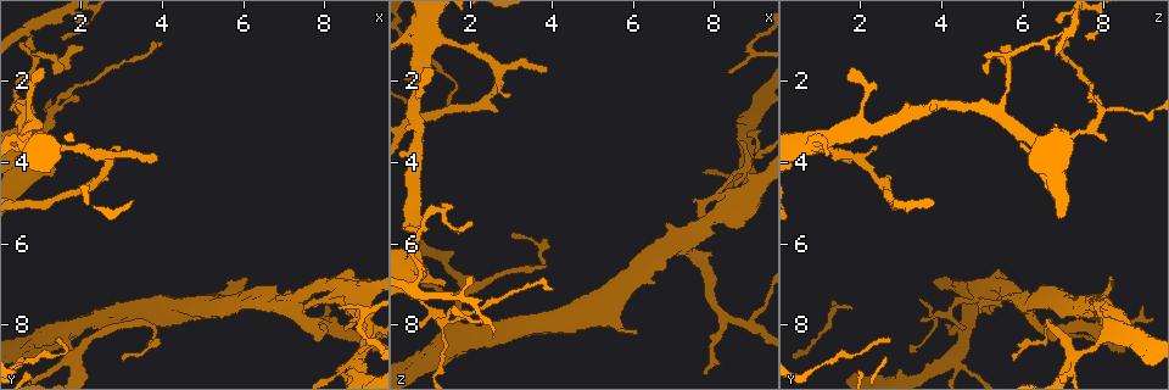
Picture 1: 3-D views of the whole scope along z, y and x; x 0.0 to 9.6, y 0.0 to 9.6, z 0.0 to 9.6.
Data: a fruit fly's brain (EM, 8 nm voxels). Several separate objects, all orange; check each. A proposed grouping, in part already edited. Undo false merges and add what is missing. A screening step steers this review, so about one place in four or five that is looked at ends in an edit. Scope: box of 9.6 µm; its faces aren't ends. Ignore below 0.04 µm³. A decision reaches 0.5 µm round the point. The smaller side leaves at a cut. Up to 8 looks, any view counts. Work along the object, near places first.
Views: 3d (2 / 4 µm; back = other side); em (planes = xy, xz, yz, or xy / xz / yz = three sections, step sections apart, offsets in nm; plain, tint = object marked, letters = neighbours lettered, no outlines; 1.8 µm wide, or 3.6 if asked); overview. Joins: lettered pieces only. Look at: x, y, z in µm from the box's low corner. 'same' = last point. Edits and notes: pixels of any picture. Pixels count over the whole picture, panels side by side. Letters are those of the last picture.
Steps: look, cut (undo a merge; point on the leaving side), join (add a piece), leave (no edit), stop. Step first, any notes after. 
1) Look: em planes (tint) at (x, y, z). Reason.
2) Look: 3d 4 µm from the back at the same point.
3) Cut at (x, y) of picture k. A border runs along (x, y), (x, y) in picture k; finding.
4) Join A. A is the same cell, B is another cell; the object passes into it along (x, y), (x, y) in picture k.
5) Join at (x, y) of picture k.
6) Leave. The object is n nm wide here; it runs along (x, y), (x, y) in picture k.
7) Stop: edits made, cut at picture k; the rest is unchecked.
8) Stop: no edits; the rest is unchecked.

Look: em planes (plain) at (6.85, 7.40, 5.50). Free end.

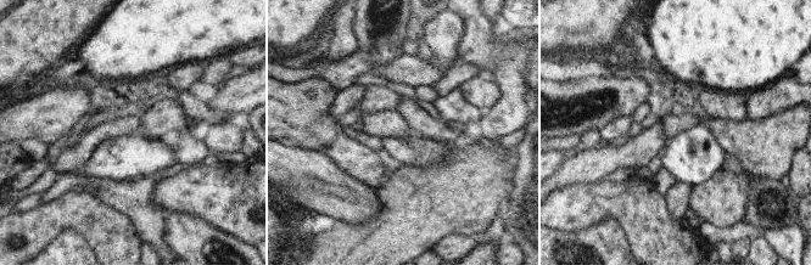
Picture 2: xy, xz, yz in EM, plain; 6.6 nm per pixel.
Look: em planes (letters) at the same point. See the neighbours.

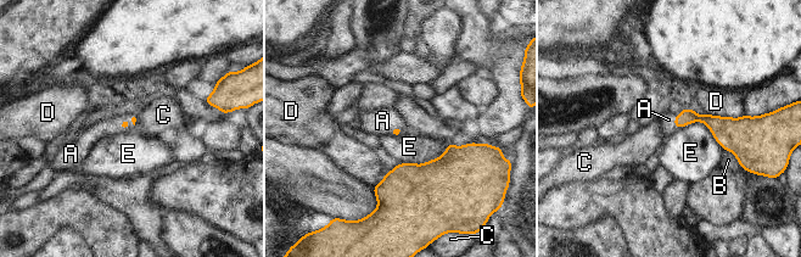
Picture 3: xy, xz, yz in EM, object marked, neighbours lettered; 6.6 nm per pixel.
Join A. A is the same cell, B, C, D and E are other cells; the object passes into it along (685, 117), (675, 122), (668, 119) in picture 3; it goes on there.

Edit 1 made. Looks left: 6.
Look: em planes (plain) at (8.70, 7.20, 4.75). Sharp bend.

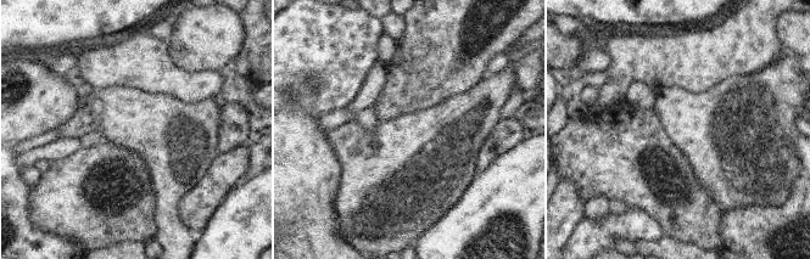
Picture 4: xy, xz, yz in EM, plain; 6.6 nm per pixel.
Look: em planes (letters) at the same point.

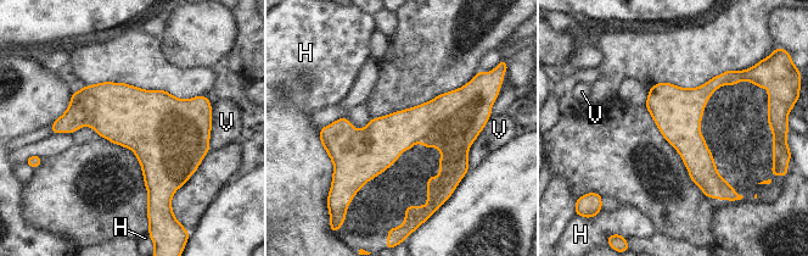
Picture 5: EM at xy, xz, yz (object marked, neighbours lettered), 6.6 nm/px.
Leave. H and V are other cells; a border runs along (208, 99), (211, 149) in picture 5; all the same neuron.

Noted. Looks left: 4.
Look: 3d 4 µm at (3.05, 8.80, 5.75). Long arm stops here.

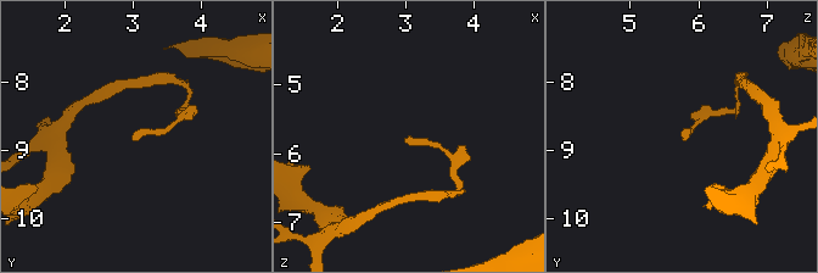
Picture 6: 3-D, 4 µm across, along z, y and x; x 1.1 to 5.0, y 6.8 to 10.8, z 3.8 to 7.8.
Look: em planes (tint) at (3.05, 8.85, 5.75). Now the EM.

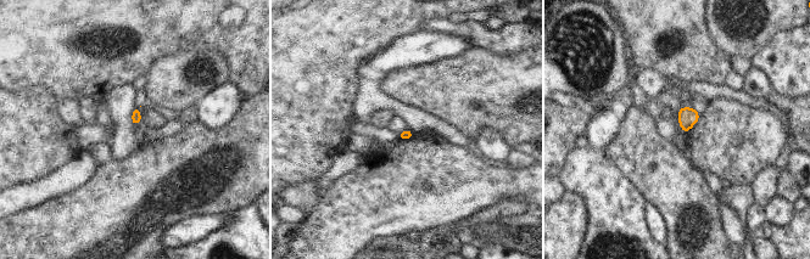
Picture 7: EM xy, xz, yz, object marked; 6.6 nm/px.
Look: em planes (letters) at the same point. See the neighbours.

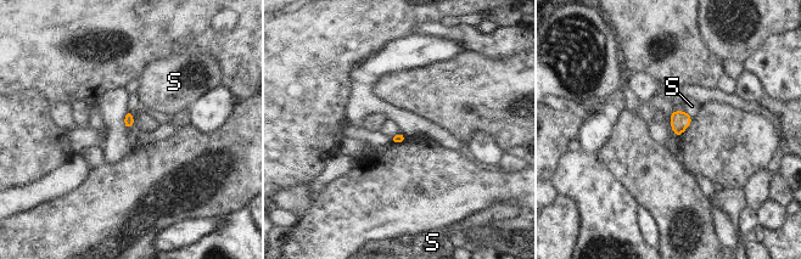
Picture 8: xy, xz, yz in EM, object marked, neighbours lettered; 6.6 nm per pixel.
Leave. S is another cell; a border runs along (684, 111), (692, 118) in picture 8; none of them fits.

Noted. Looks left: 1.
Stop: edits made, join at picture 3; the rest is unchecked.

